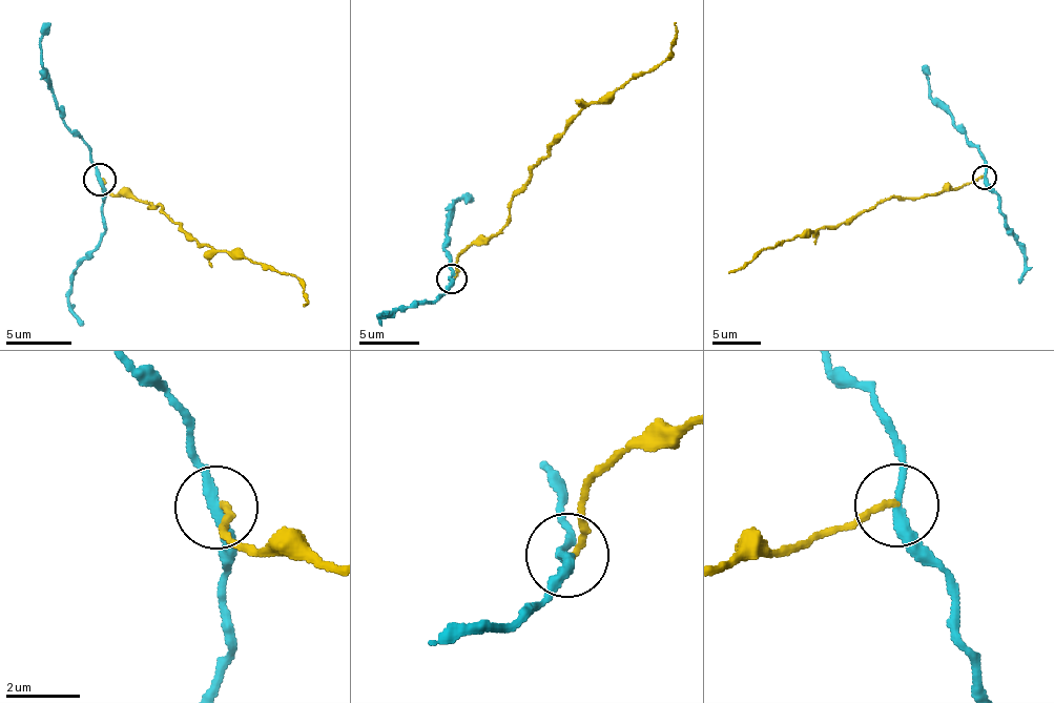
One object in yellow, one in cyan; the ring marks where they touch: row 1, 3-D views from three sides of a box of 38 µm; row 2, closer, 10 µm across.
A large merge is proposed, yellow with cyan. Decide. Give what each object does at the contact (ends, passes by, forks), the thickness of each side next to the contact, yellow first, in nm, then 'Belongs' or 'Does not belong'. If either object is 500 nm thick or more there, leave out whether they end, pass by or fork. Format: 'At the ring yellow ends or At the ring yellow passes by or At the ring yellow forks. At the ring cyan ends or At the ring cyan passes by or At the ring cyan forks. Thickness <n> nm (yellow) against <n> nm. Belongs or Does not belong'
At the ring yellow ends. At the ring cyan passes by. Thickness 150 nm (yellow) against 240 nm. Does not belong

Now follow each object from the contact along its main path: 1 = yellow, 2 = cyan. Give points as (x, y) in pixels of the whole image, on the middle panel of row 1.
1: (454, 280), (461, 252), (498, 230), (512, 198), (582, 108), (658, 68), (675, 22)
2: (451, 280), (443, 248), (453, 202), (473, 197)

